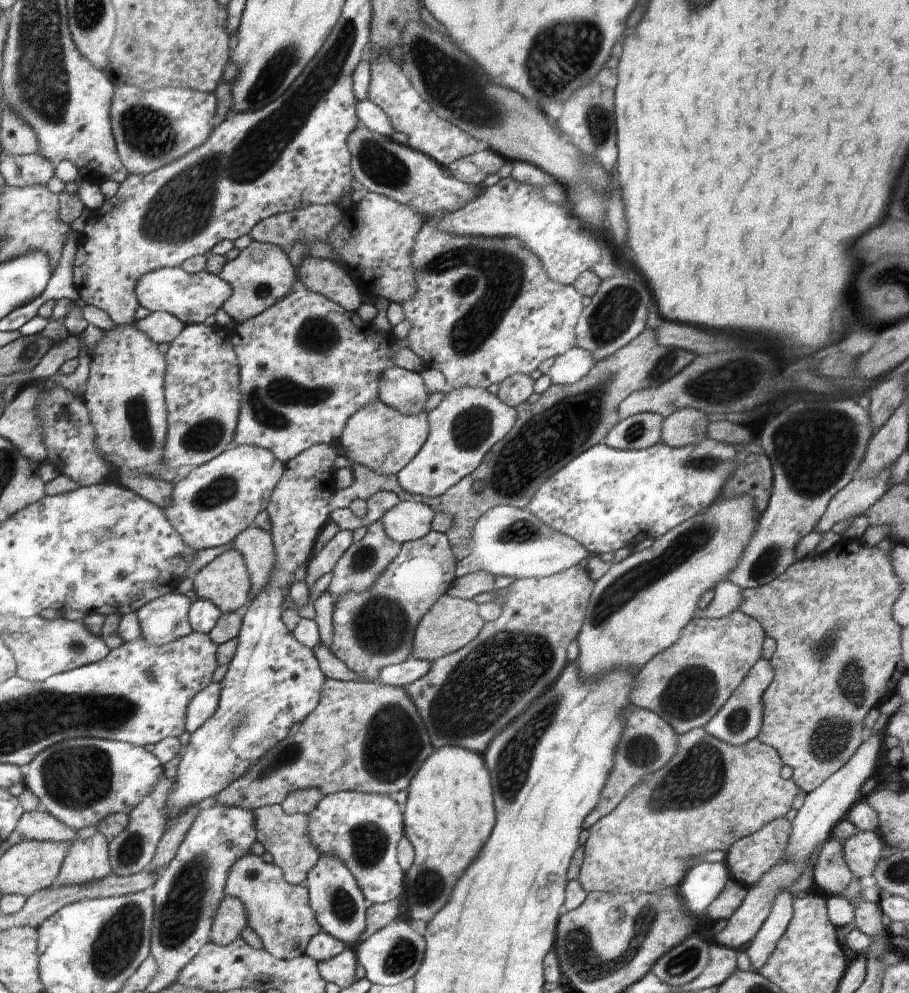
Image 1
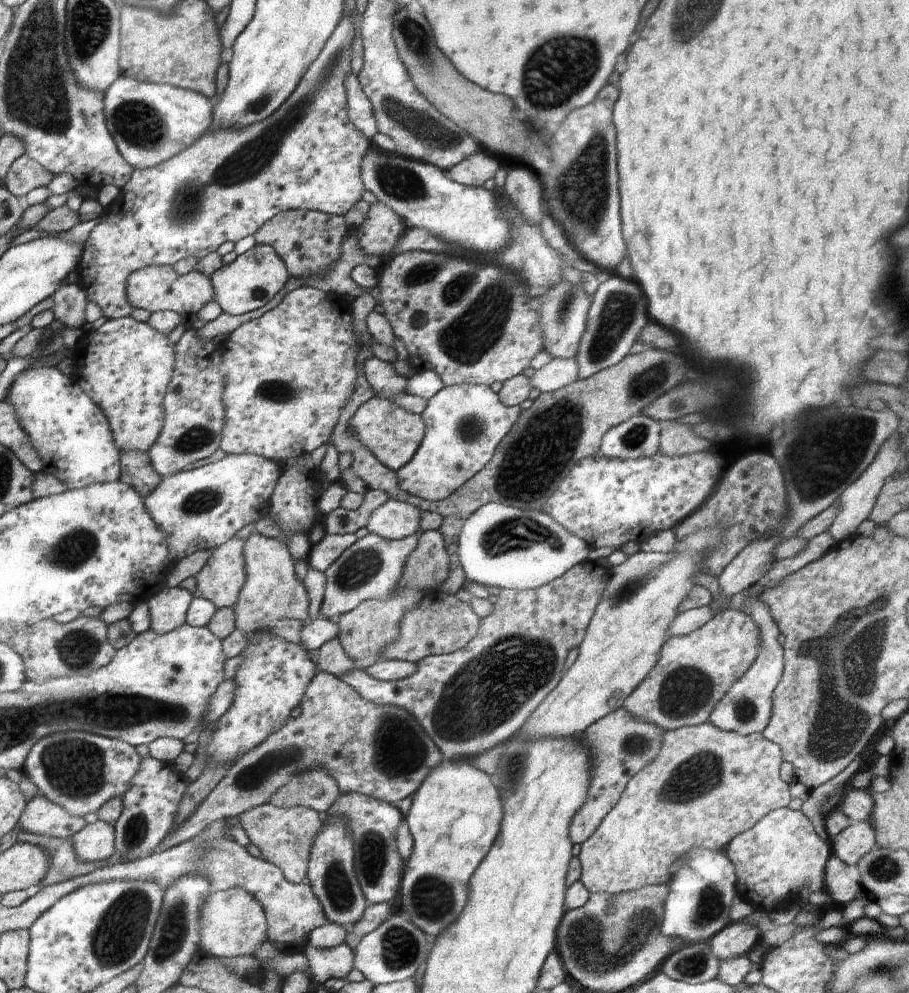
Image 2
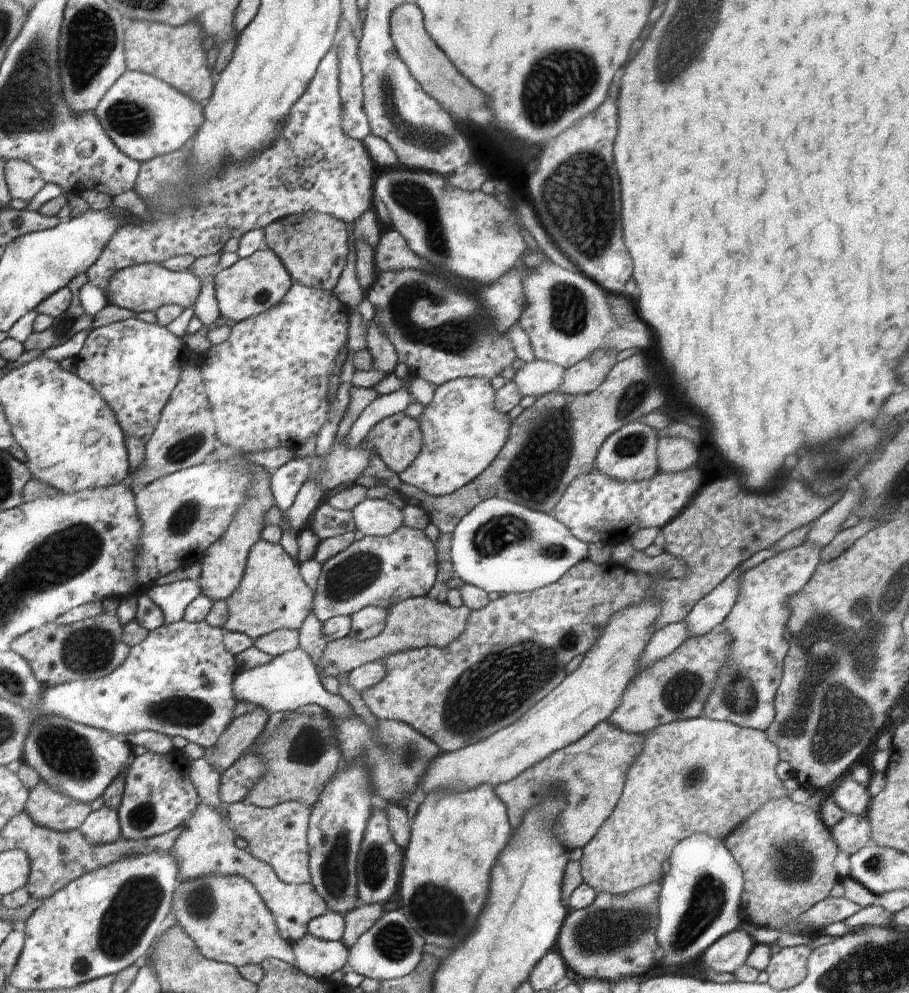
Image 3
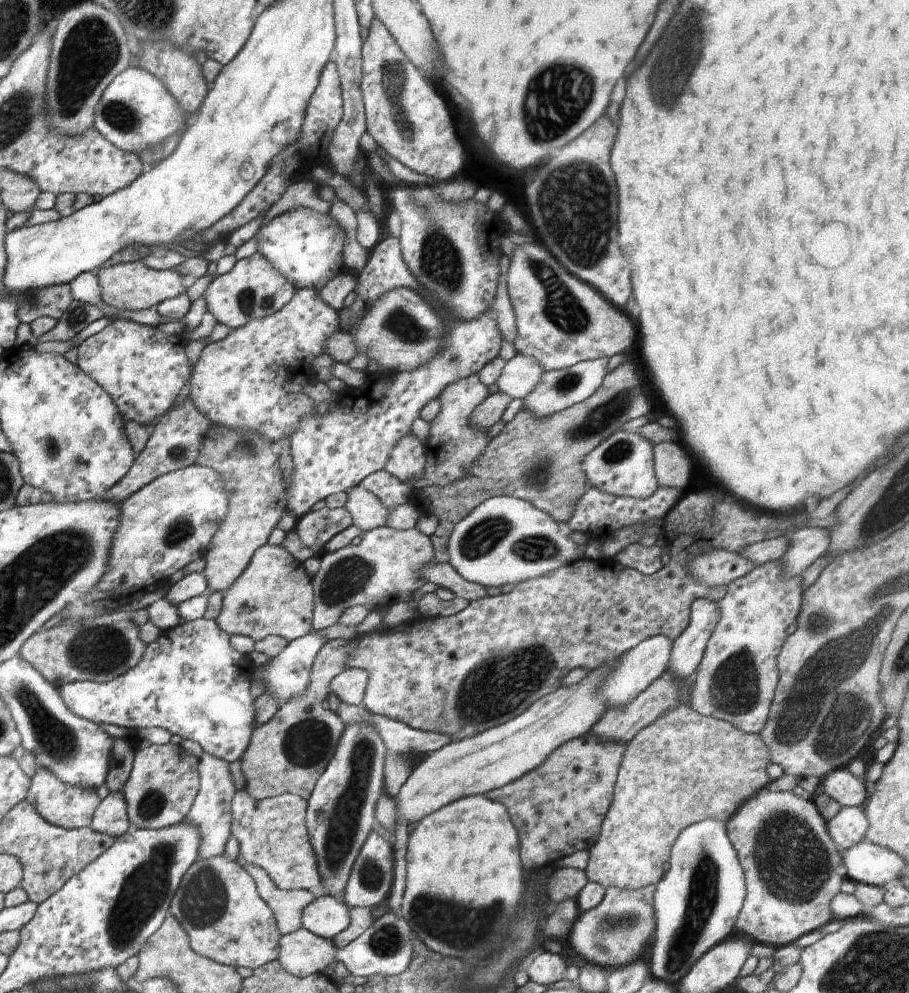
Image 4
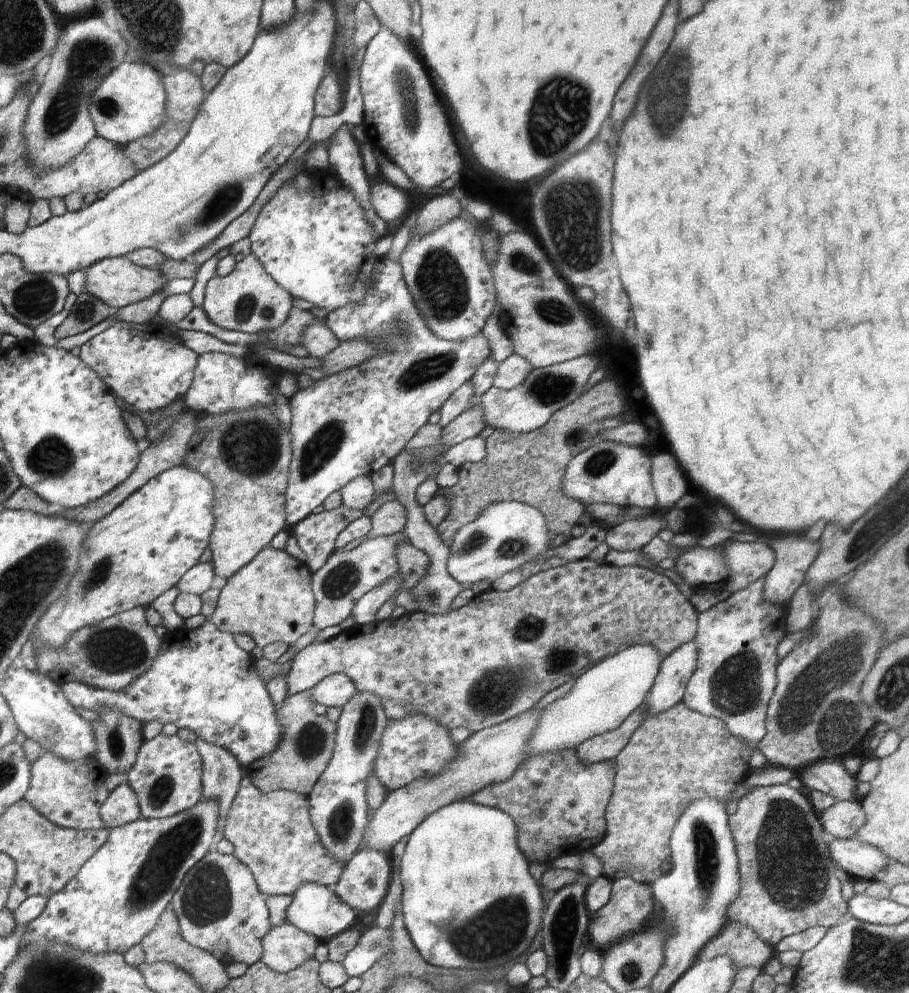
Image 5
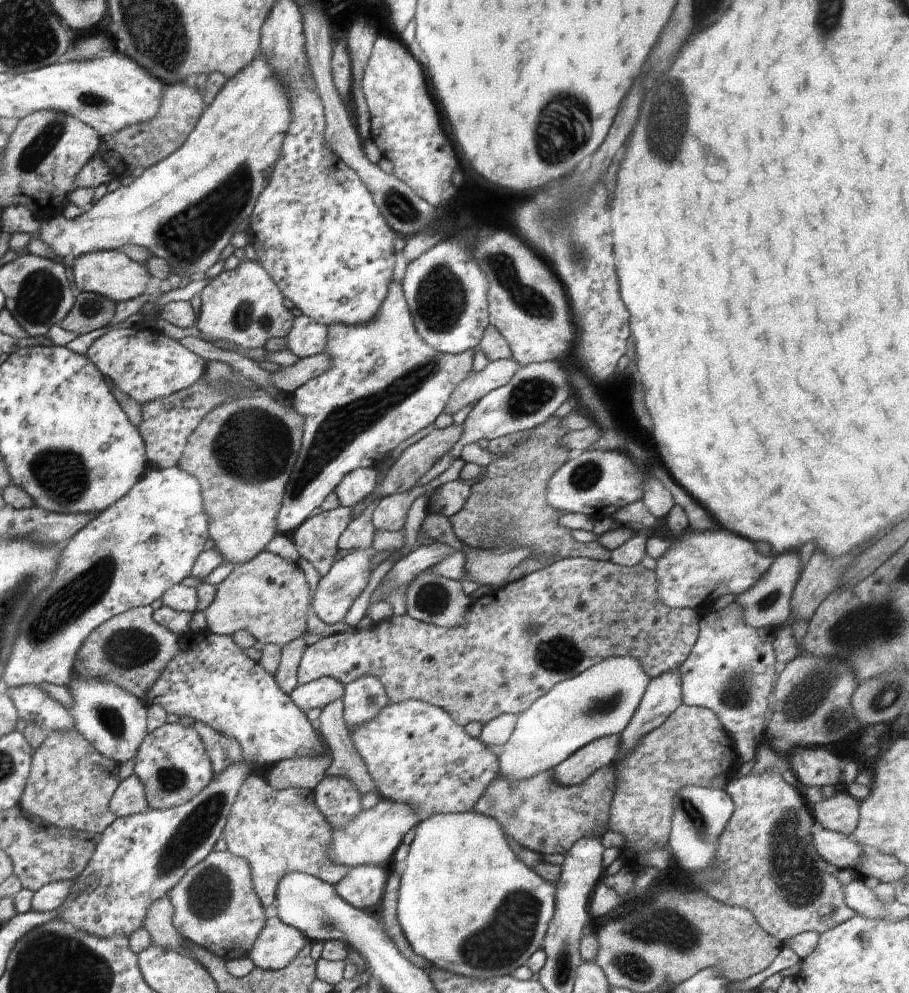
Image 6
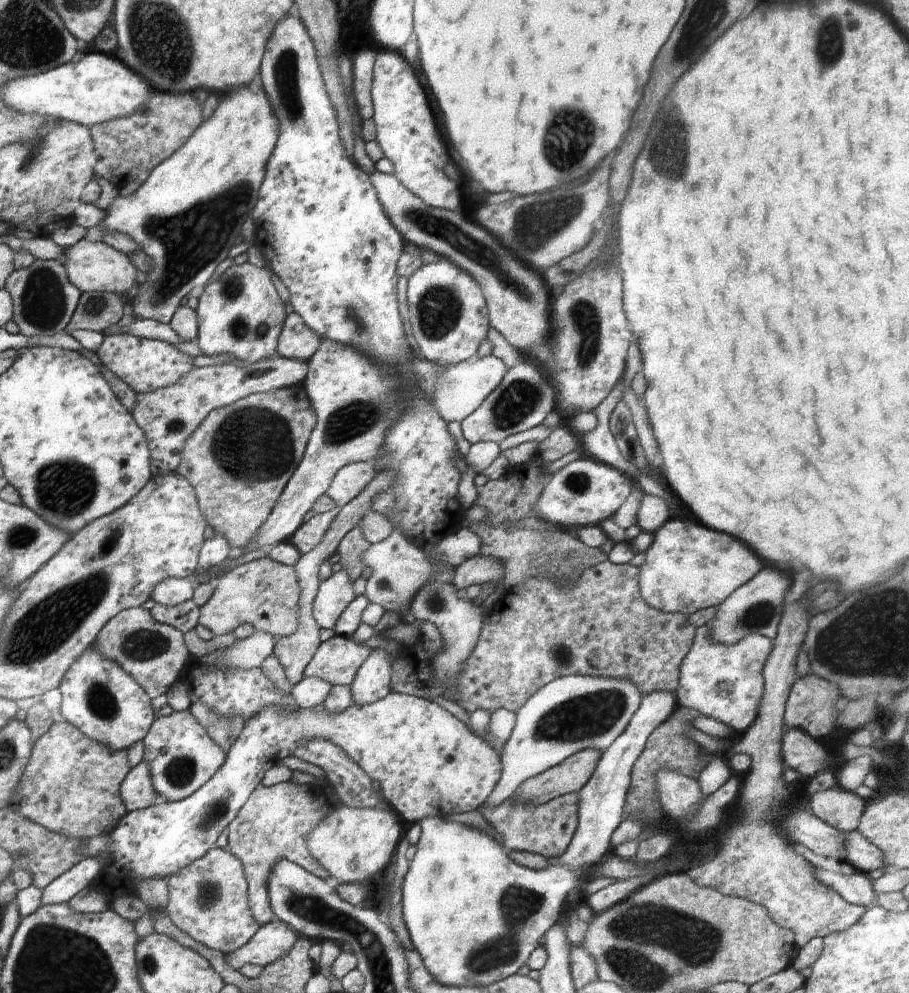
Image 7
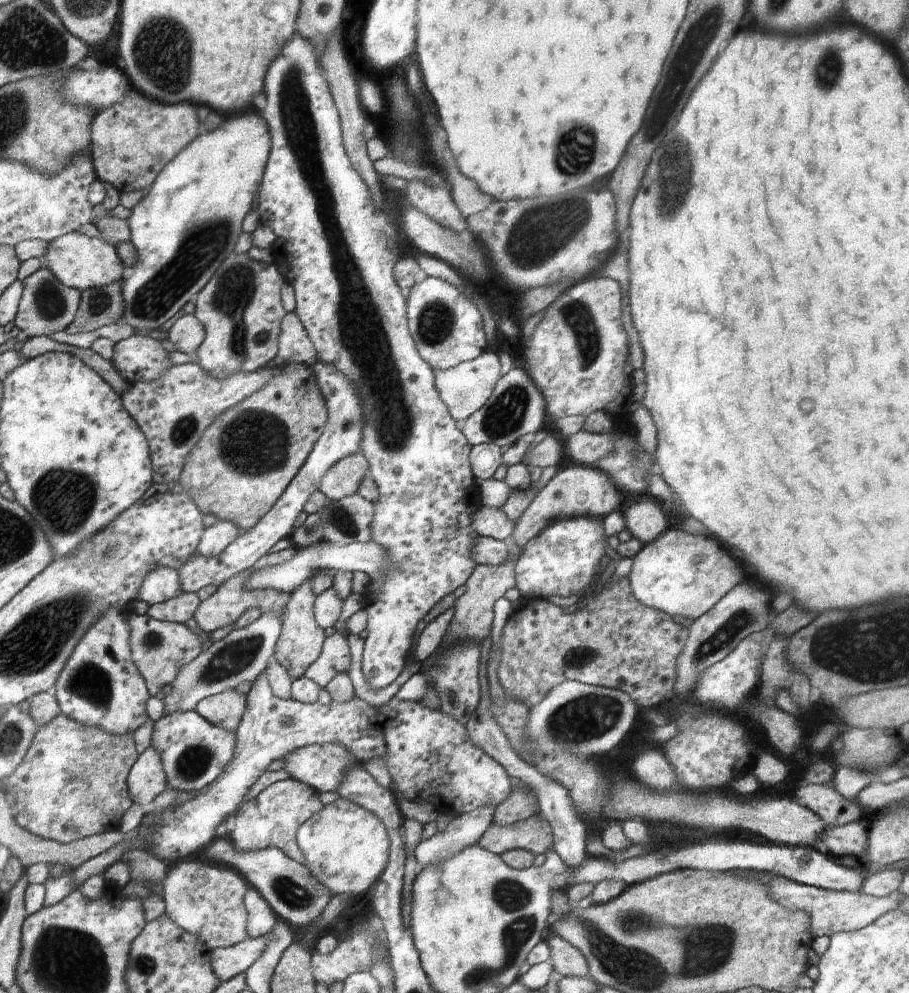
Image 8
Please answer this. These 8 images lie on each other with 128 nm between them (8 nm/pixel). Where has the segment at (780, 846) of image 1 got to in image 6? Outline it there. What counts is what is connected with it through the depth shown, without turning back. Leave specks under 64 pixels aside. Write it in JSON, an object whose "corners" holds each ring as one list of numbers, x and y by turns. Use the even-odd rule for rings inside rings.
{"corners":[[780,771,750,773,739,779,734,778,724,789,734,802,734,812,720,835,716,852,714,870,720,870,722,878,712,882,710,872,706,872,696,878,698,888,702,888,722,904,746,908,748,912,752,912,756,924,760,924,764,932,783,943,806,931,821,934,854,916,855,912,846,904,840,882,832,876,830,864,815,850,812,837,813,830,818,825,809,805,792,785,784,781]]}

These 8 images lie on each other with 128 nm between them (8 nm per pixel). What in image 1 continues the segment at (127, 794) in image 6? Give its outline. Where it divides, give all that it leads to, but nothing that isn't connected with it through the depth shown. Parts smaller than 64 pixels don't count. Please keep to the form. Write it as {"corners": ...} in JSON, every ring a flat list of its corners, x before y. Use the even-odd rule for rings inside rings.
{"corners":[[100,832,88,838,74,838,66,862,51,887,64,888,108,878,112,873,110,852,110,841]]}

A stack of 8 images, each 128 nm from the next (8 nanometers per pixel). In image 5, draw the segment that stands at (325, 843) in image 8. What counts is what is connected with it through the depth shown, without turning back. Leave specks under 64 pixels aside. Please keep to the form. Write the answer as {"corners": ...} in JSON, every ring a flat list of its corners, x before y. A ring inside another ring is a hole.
{"corners":[[541,710,527,711,504,723,476,731,468,740,458,744,461,756,449,763,440,775,416,780,409,786,388,792,369,821,359,850,368,848,388,853,404,836,409,836,424,818,437,812,441,807,469,798,490,784,511,778,516,768,528,758,525,746,538,725,540,716]]}

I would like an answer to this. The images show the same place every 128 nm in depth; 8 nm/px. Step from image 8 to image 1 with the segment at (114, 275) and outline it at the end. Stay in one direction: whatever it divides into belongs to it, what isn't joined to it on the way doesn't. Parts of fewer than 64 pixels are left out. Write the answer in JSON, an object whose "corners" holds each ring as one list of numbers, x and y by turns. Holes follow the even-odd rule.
{"corners":[[180,267,161,268,148,272,139,280,137,287,140,306,152,311,164,311,176,316,184,326,203,323,214,314,230,296,232,288,219,276,206,271,188,274]]}

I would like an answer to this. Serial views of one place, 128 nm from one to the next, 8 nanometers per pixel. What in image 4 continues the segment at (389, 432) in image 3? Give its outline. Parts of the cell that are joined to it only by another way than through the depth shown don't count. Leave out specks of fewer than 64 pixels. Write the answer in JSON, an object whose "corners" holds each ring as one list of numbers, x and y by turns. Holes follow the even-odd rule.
{"corners":[[410,432,402,436,395,448,392,448,390,458,383,469,396,476,400,482,412,485,412,482,424,472,424,466,426,466,425,447]]}

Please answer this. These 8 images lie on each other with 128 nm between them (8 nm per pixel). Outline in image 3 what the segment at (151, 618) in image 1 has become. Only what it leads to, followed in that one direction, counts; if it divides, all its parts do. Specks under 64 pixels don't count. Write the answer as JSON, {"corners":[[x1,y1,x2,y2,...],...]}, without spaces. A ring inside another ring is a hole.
{"corners":[[184,579,167,585,154,585,145,593,154,604,160,606,160,612,164,614,164,624,172,624,183,619,182,614,201,590,197,581],[168,608,174,610,174,616,168,616]]}

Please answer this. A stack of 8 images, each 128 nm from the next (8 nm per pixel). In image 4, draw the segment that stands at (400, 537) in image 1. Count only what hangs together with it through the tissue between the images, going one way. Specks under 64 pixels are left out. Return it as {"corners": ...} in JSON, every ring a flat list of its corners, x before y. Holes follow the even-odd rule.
{"corners":[[358,485,348,490,347,495,345,509,350,513,356,528,362,530,362,535,376,528,386,527,390,509,386,508,372,492]]}

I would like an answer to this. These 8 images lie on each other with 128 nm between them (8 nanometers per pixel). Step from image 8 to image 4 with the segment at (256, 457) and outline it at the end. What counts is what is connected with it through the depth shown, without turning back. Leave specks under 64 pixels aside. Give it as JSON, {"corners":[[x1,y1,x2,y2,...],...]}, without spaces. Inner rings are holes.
{"corners":[[211,424,200,446,196,465,210,467,220,472,228,498,228,512,212,537,203,569,208,582,208,592,224,594,250,564,250,559,260,546,268,542,270,532,278,526,287,502,286,482,280,470,278,448,250,428,230,430,220,424]]}

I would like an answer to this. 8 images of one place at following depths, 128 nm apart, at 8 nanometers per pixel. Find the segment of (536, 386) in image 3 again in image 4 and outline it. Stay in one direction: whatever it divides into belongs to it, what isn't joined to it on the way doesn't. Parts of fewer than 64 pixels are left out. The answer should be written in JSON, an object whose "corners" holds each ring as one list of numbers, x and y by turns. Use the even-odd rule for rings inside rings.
{"corners":[[517,354,506,361,498,380,499,392,511,399,523,399,540,384,546,370,536,358]]}

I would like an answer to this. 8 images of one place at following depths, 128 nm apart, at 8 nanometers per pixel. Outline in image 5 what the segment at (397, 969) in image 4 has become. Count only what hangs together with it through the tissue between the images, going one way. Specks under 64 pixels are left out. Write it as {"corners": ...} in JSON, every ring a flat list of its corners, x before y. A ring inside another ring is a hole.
{"corners":[[374,926,366,930,358,944,348,952,341,966,348,977,362,976,378,960,378,954,389,953,391,935,389,929,382,929]]}

